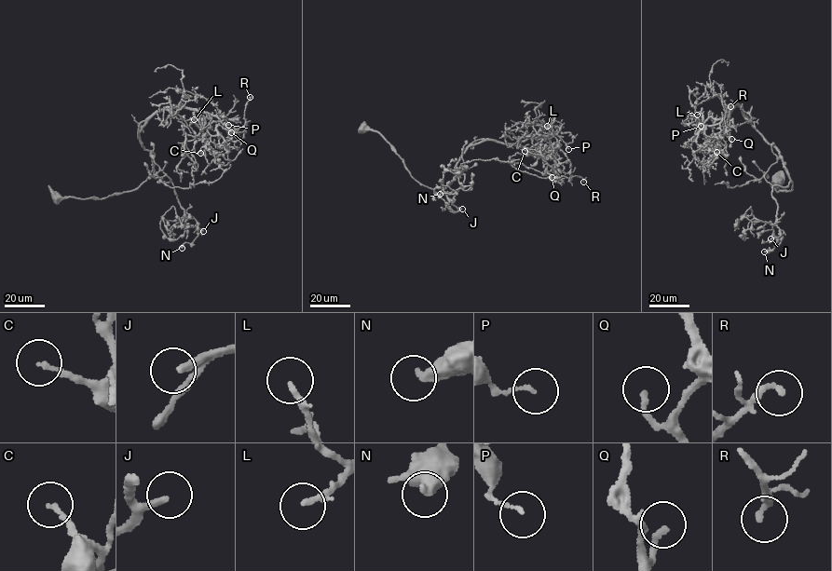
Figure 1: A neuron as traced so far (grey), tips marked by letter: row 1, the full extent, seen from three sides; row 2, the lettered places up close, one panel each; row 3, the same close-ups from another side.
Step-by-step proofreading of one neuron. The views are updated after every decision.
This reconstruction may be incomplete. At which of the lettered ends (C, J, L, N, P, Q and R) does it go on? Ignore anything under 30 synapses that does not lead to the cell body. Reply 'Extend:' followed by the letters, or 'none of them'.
Extend: J, L

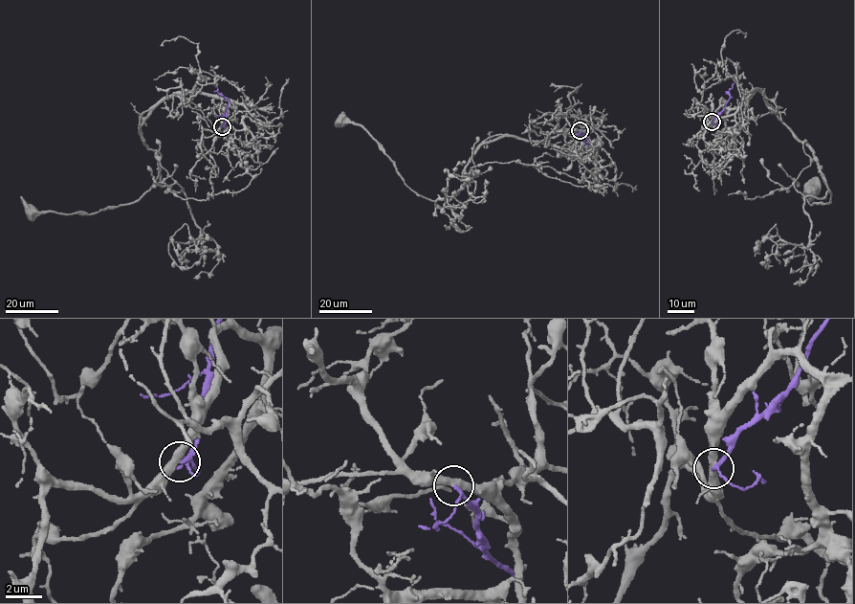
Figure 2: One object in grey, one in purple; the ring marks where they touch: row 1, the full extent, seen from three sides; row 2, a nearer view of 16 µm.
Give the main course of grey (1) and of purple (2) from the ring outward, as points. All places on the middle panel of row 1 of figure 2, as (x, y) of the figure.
1: (579, 130), (588, 137), (581, 157), (515, 137), (486, 142), (455, 193), (430, 200), (362, 127), (339, 120)
2: (580, 130), (588, 145), (582, 140)

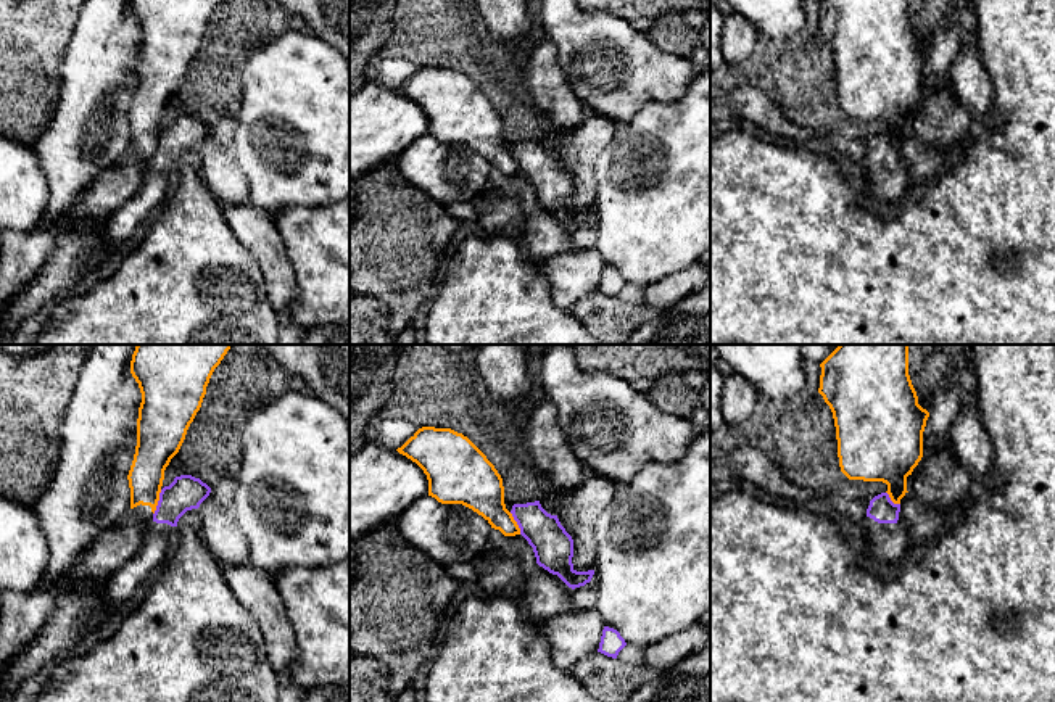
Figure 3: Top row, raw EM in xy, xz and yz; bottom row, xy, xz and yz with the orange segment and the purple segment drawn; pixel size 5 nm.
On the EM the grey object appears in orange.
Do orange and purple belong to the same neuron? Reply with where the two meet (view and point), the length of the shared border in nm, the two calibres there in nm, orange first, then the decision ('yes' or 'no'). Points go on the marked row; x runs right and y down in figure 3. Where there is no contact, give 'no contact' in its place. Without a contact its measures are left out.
xy (157, 503) | 130 nm | 190/170 nm | no

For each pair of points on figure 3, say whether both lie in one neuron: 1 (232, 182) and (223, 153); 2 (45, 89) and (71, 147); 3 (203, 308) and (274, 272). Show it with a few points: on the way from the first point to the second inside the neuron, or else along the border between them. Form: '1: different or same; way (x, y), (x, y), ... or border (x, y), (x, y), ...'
1: same; way (226, 176), (223, 173), (223, 160)
2: different; border (60, 73), (58, 105), (50, 123), (34, 142)
3: different; border (242, 245), (258, 264), (266, 297), (277, 313)

